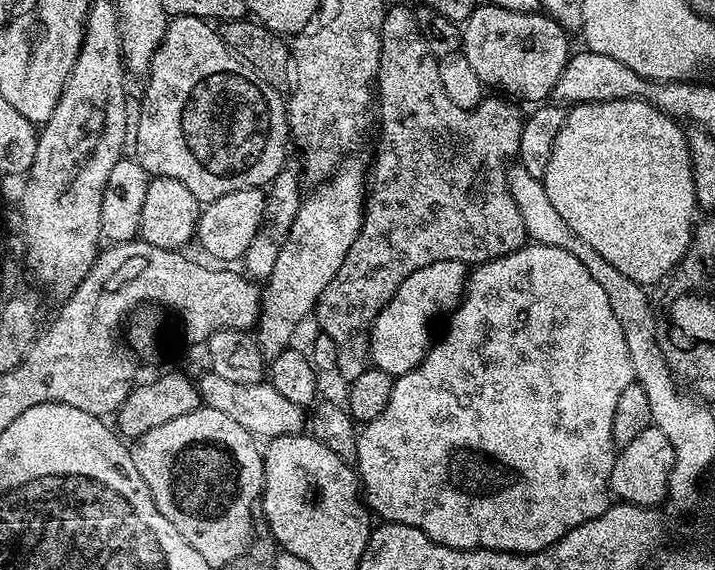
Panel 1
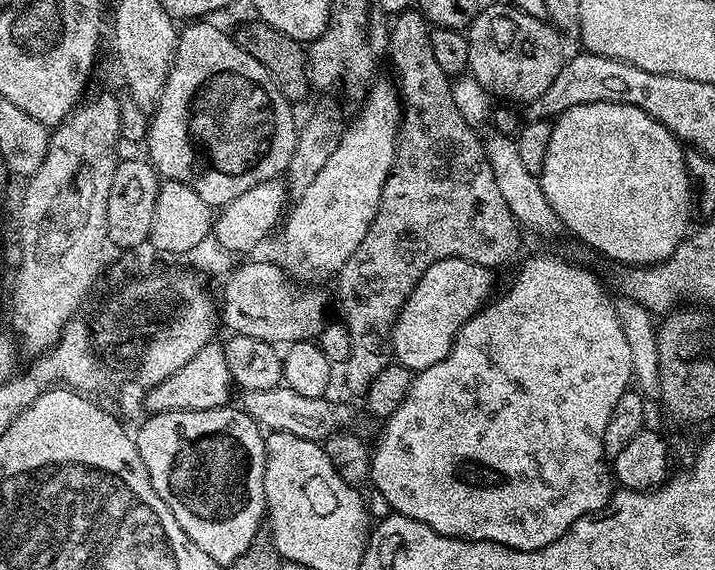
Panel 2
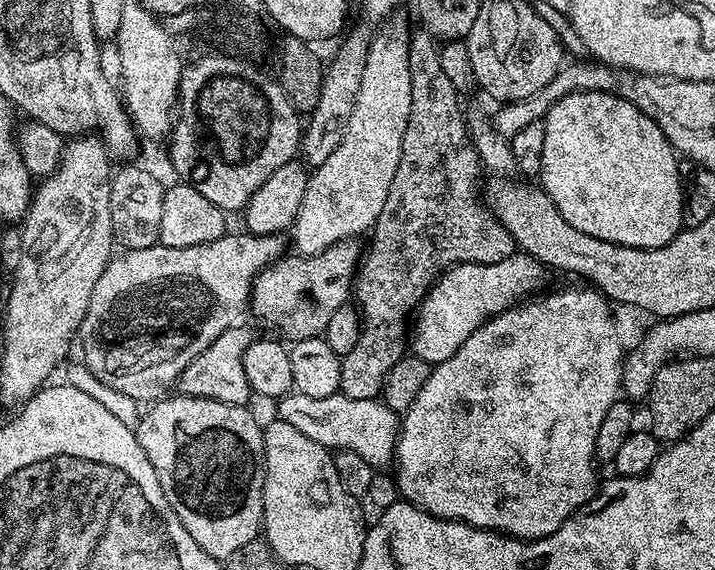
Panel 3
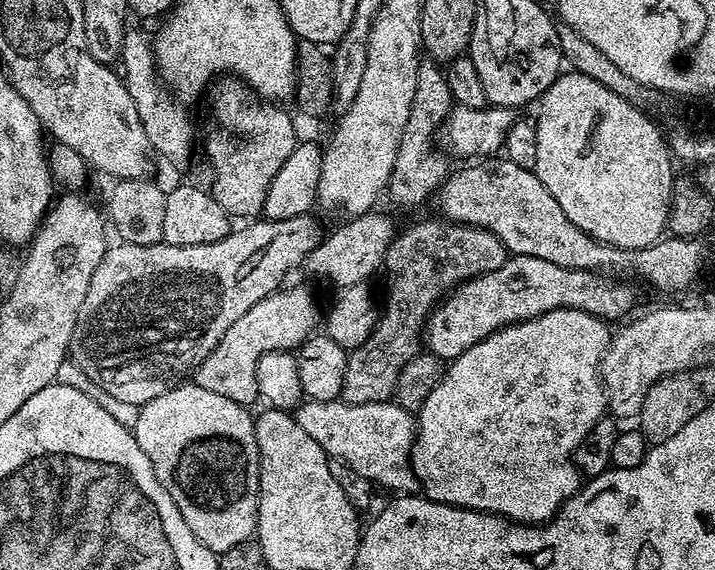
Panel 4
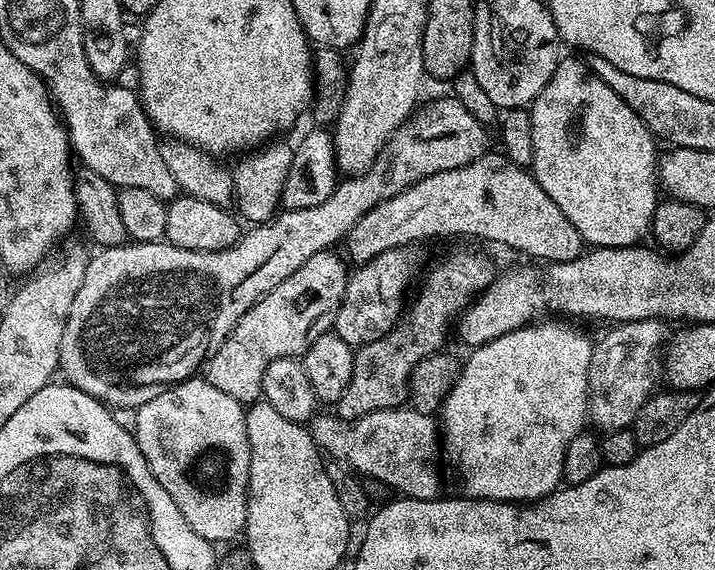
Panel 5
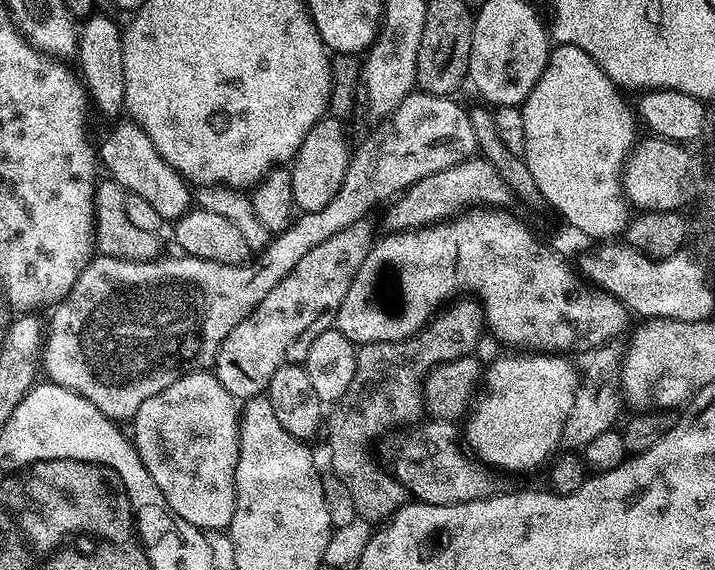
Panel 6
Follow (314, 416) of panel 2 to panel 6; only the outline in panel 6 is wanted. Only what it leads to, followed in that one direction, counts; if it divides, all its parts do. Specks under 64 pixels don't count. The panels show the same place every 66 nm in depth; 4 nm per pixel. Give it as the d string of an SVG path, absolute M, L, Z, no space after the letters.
M428 418L413 428L416 429L401 442L391 468L396 480L413 501L421 504L457 504L489 495L489 473L470 459L458 439L458 428L453 421Z

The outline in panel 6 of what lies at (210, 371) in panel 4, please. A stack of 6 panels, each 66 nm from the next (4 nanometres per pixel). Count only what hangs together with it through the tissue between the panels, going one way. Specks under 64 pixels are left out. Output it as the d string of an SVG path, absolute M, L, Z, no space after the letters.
M363 223L355 224L314 246L314 250L305 254L298 266L258 302L255 310L226 334L216 355L214 371L218 382L222 382L237 401L261 395L270 378L274 378L274 370L287 364L303 364L310 342L335 325L346 290L350 290L354 274L358 274L374 243L374 236L364 232L364 227Z

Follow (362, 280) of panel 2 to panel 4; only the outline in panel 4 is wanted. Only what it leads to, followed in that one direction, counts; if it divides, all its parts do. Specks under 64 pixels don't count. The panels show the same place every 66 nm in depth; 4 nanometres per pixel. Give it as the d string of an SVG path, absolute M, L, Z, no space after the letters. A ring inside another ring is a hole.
M424 58L418 70L418 86L414 94L414 106L410 110L408 125L400 143L400 153L396 156L396 165L392 171L392 180L387 191L392 192L392 200L404 208L420 204L428 195L435 193L450 175L449 157L443 151L432 149L432 135L437 135L444 119L454 107L450 86L444 77L445 69L437 61ZM443 218L436 220L420 220L409 228L401 227L398 235L393 239L384 258L383 271L388 271L388 301L382 304L382 315L376 321L376 328L366 338L360 348L351 349L346 366L346 378L340 391L340 399L347 404L369 404L392 400L398 374L402 374L402 366L410 362L410 358L420 355L422 351L422 337L426 332L428 318L437 303L457 284L472 280L482 274L490 274L502 266L510 255L508 248L490 230L476 228L473 224L454 224Z

